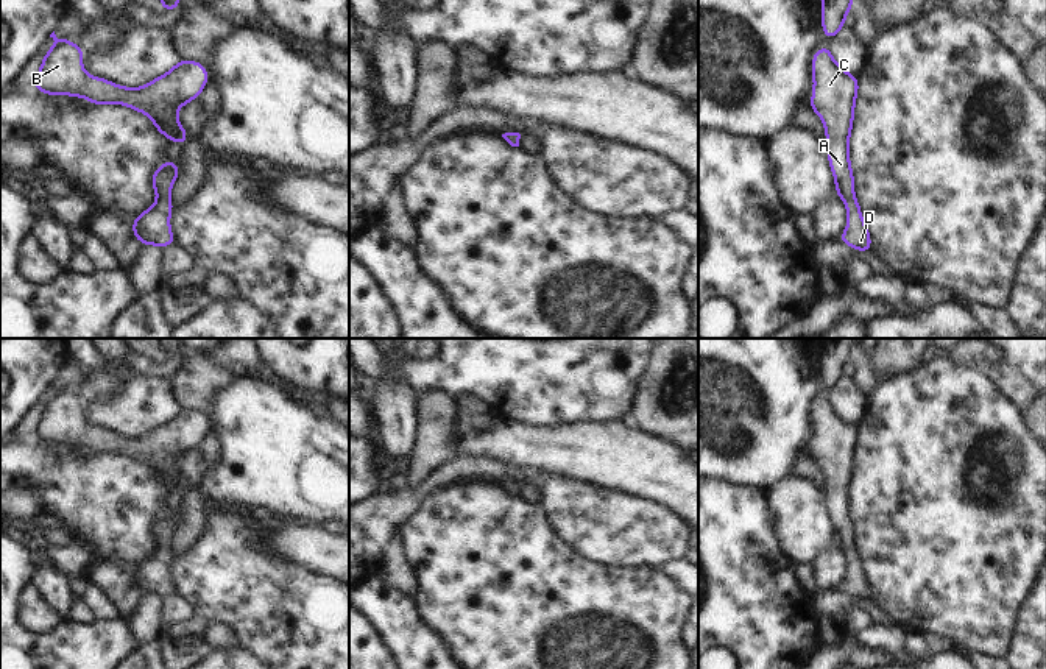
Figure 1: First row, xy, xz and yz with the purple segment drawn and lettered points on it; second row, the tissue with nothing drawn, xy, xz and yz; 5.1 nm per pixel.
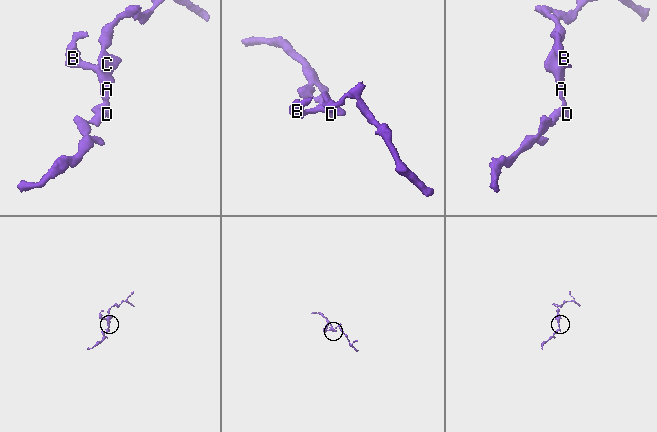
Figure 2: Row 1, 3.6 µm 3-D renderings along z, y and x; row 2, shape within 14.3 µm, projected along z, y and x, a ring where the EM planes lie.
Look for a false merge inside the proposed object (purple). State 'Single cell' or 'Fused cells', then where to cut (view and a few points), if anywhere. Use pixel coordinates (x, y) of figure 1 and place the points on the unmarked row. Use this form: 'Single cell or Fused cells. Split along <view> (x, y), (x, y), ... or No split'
Single cell. No split

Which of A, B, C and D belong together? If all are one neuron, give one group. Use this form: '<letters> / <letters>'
A B C D

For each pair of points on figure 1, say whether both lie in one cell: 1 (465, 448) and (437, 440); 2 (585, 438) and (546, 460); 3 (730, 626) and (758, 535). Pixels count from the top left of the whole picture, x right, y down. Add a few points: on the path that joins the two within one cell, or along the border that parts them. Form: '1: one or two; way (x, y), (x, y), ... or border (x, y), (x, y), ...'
1: two; border (455, 418), (452, 457)
2: one; way (576, 448), (572, 451), (555, 451)
3: one; way (730, 604), (730, 569), (742, 557)

